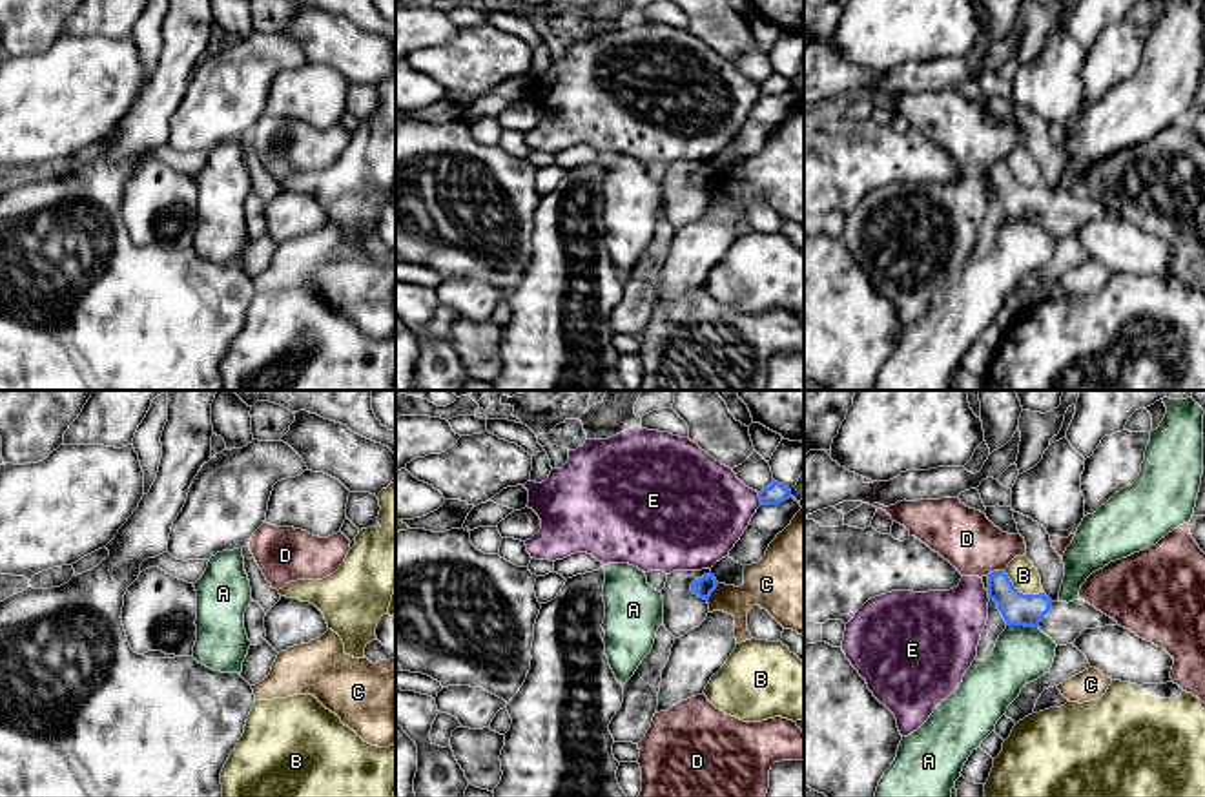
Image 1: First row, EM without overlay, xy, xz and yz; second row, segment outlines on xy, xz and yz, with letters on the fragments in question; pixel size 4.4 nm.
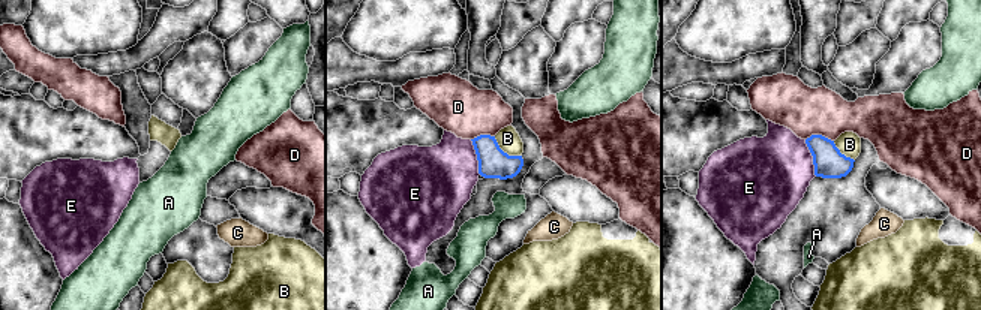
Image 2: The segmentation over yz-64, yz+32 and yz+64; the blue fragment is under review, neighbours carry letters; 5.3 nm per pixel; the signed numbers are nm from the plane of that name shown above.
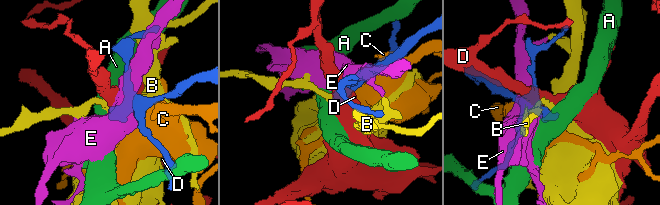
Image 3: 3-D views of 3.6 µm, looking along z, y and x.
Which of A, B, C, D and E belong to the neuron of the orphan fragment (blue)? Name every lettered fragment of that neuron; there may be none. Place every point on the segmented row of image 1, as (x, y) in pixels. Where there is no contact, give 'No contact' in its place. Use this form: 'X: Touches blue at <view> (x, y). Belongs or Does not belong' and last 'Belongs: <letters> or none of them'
A: Touches blue at yz (1021, 624). Does not belong
B: Touches blue at yz (1018, 591). Does not belong
C: Touches blue at xz (711, 591). Does not belong
D: Touches blue at yz (994, 571). Does not belong
E: Touches blue at xz (759, 496). Does not belong
Belongs: none of them

